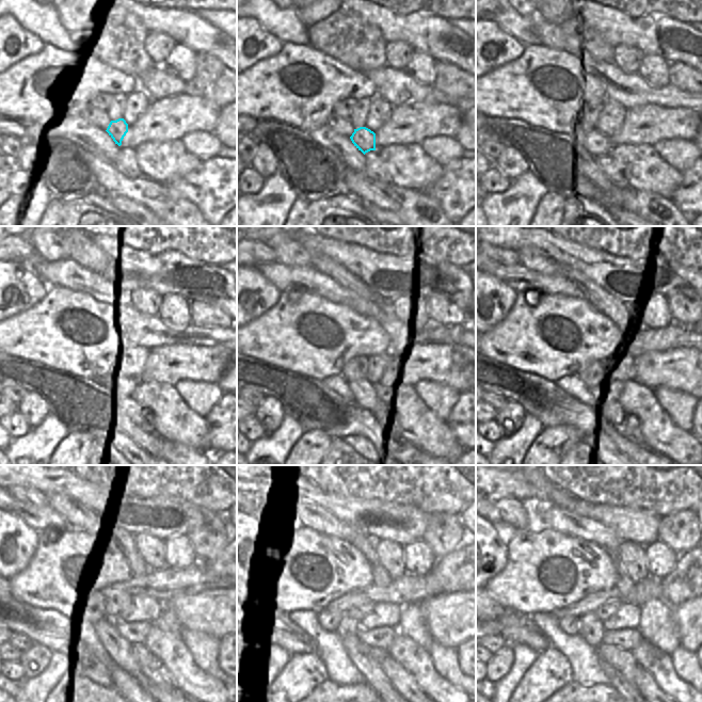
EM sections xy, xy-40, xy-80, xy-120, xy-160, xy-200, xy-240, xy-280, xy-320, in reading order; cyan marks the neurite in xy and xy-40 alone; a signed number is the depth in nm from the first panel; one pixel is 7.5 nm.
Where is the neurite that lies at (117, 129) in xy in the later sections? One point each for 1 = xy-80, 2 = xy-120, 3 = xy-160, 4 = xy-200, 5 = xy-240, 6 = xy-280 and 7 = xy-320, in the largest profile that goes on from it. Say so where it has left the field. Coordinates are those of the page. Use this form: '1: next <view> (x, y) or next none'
1: next xy-80 (599, 144)
2: next xy-120 (123, 386)
3: next xy-160 (365, 391)
4: next xy-200 (609, 392)
5: next xy-240 (136, 632)
6: next xy-280 (381, 637)
7: next xy-320 (624, 638)

